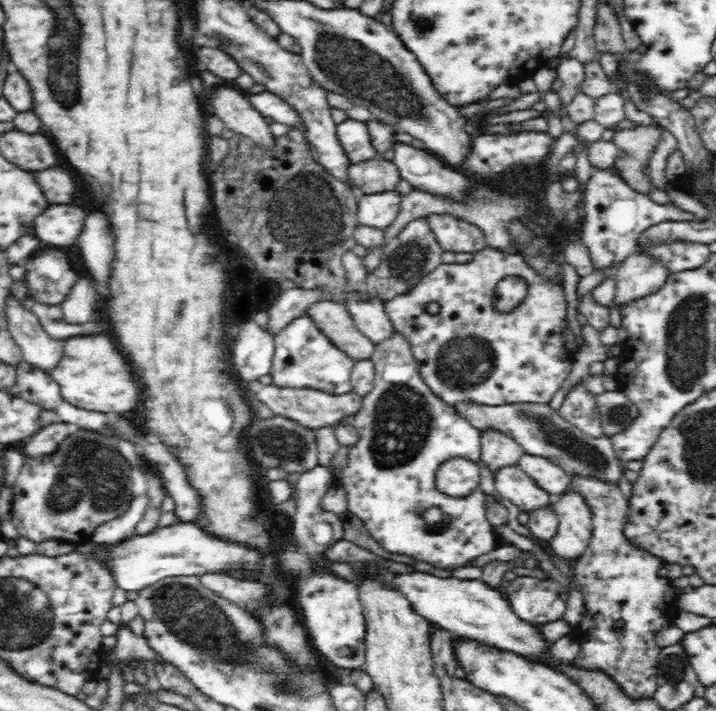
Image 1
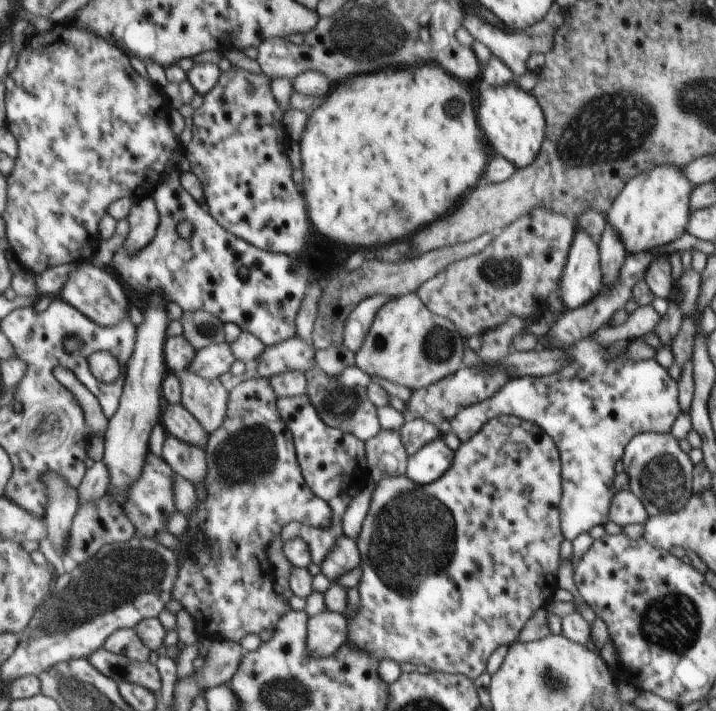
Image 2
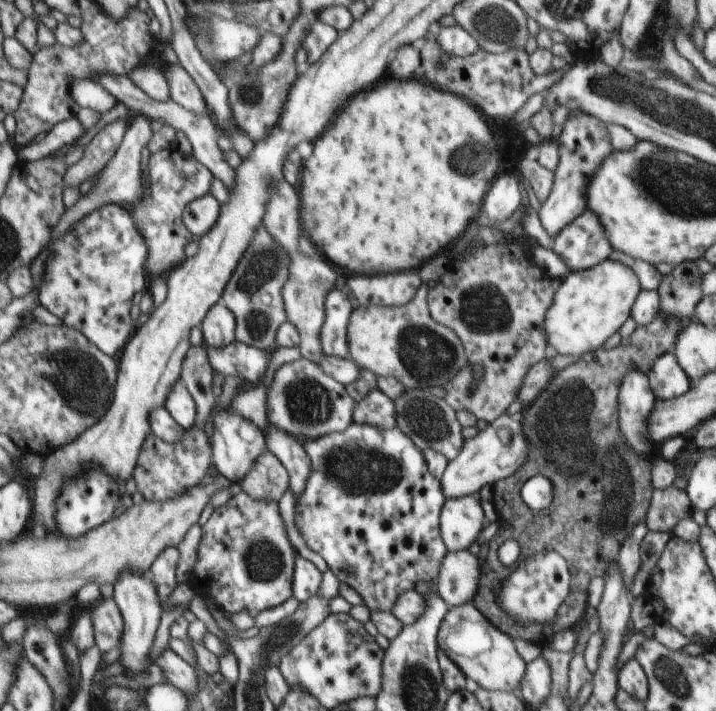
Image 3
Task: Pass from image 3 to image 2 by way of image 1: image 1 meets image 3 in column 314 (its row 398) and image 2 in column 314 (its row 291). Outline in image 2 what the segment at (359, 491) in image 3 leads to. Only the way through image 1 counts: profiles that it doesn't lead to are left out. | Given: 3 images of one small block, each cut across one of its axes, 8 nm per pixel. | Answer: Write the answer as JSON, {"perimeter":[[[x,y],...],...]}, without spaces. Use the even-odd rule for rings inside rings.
{"perimeter":[[[305,394],[279,397],[276,400],[276,407],[281,420],[284,420],[289,432],[292,433],[296,460],[305,485],[322,501],[325,501],[332,511],[331,523],[325,528],[309,527],[292,521],[283,528],[279,537],[281,541],[301,538],[307,544],[311,562],[316,566],[321,566],[333,542],[342,535],[343,516],[353,500],[355,490],[359,488],[359,484],[355,486],[355,482],[361,482],[361,478],[365,476],[365,458],[363,458],[365,444],[352,434],[342,433],[340,429],[326,425]]]}

